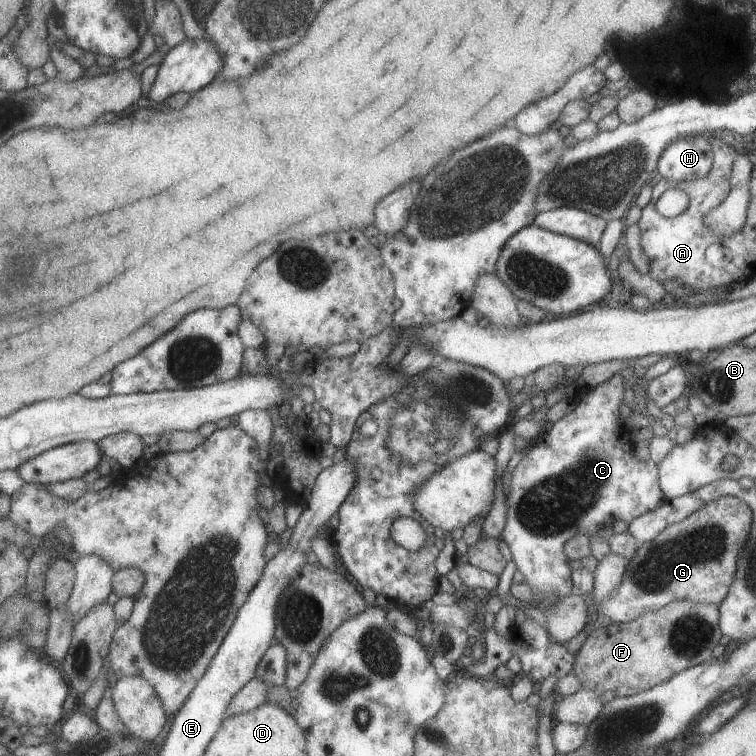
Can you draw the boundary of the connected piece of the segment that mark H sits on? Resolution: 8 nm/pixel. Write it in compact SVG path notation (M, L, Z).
M693 135L678 138L665 146L655 172L663 179L683 182L705 178L711 165L711 145L704 135Z

